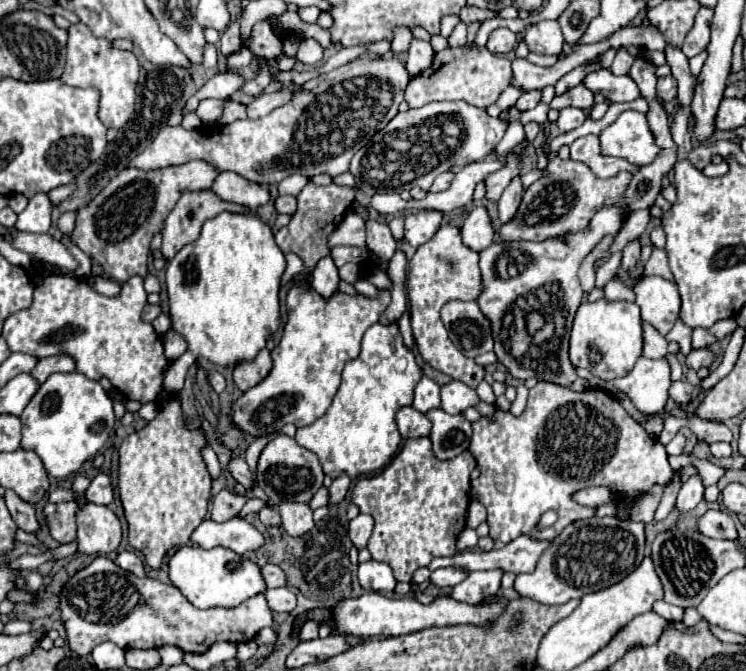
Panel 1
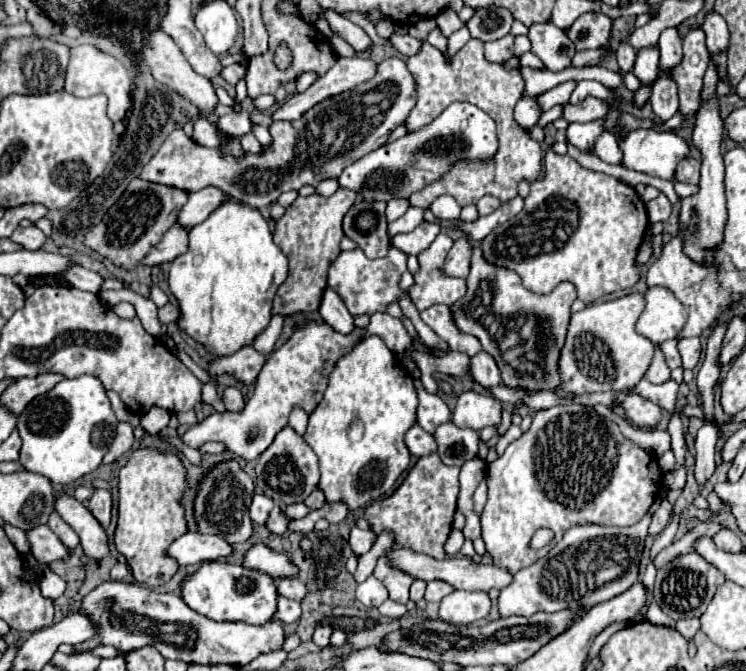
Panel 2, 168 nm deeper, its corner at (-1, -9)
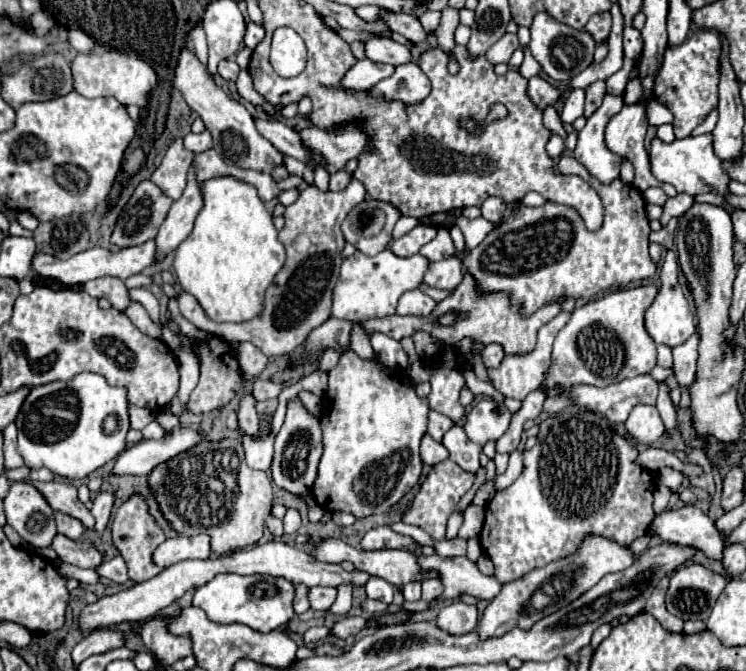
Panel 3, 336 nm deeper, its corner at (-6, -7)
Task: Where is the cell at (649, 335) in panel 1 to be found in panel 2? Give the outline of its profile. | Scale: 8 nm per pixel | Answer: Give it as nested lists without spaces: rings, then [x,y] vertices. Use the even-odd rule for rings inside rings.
[[[656,346],[656,354],[654,354],[654,360],[646,372],[646,378],[652,382],[652,384],[664,384],[666,380],[670,380],[670,368],[666,366],[664,362],[664,354],[660,352],[660,348]]]

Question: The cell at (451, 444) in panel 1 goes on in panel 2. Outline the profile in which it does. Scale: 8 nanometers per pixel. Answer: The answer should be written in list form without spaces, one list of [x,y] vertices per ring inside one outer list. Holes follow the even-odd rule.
[[[452,422],[442,424],[436,434],[438,456],[448,466],[462,466],[466,460],[472,460],[478,454],[478,432],[470,428],[458,428]]]

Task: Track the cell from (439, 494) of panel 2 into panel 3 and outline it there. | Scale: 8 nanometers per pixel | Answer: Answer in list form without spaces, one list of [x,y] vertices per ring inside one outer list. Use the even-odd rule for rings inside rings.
[[[443,460],[435,466],[431,466],[427,478],[423,480],[417,496],[413,498],[411,506],[407,508],[407,512],[403,512],[401,520],[405,524],[415,524],[419,528],[423,528],[433,540],[445,540],[445,530],[447,530],[447,520],[449,516],[455,512],[455,504],[459,502],[459,498],[471,490],[475,482],[475,474],[465,472],[463,468],[455,466],[455,462],[451,460]]]

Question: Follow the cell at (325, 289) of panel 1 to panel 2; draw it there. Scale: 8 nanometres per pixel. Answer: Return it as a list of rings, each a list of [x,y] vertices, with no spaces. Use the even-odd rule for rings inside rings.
[[[326,288],[324,290],[324,296],[322,296],[322,304],[320,304],[320,316],[324,318],[324,322],[328,326],[332,326],[336,332],[340,334],[350,334],[356,326],[354,326],[354,318],[352,314],[348,312],[348,308],[342,304],[340,296]]]

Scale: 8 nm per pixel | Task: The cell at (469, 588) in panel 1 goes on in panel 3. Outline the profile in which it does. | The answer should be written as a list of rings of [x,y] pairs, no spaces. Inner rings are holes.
[[[459,600],[445,606],[437,616],[437,626],[443,626],[443,630],[451,630],[451,634],[467,634],[477,628],[477,622],[479,622],[477,606]]]

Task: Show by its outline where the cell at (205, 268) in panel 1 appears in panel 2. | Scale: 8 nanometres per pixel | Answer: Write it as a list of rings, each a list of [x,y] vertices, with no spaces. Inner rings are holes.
[[[224,200],[204,222],[188,232],[188,250],[172,260],[168,284],[180,304],[182,318],[178,326],[194,340],[206,346],[214,356],[232,356],[238,348],[252,344],[252,340],[268,326],[272,314],[272,298],[278,286],[286,280],[288,260],[282,250],[272,242],[268,222],[256,208],[248,204]]]

